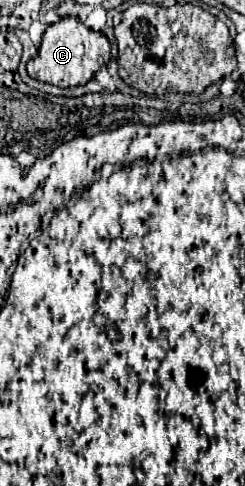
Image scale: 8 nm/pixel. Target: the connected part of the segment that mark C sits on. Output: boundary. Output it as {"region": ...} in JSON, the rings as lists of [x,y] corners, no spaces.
{"region":[[[66,16],[56,24],[50,24],[44,32],[44,40],[38,48],[38,56],[28,60],[26,70],[30,78],[48,82],[60,88],[80,86],[94,78],[94,74],[110,60],[110,44],[102,32],[94,32],[86,28],[80,18]]]}

